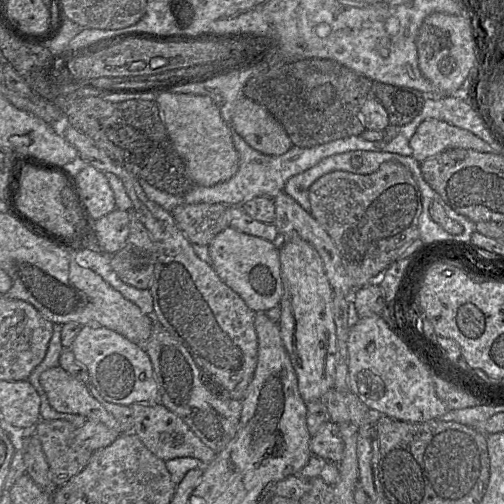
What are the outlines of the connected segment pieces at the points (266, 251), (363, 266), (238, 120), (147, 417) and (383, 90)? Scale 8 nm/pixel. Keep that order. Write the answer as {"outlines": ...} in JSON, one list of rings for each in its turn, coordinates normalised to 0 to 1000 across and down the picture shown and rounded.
{"outlines":[[[[448,450],[413,484],[417,526],[431,548],[470,581],[502,619],[526,619],[556,603],[562,565],[552,484]]],[[[766,319],[738,345],[661,339],[613,373],[617,427],[671,492],[698,554],[700,575],[748,560],[796,502],[831,472],[837,387],[815,341],[788,319]]],[[[484,188],[466,206],[458,248],[498,294],[526,308],[560,308],[581,288],[554,240]]],[[[319,800],[258,806],[264,823],[262,859],[266,859],[308,905],[327,915],[353,907],[383,907],[403,923],[417,921],[429,907],[429,897],[409,885],[347,819]]],[[[742,163],[738,188],[766,216],[772,248],[802,250],[835,222],[845,188],[802,173]]]]}

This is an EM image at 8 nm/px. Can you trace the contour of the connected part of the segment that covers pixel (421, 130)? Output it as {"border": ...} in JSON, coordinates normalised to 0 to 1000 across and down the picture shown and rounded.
{"border":[[[867,236],[839,240],[813,276],[819,313],[837,323],[875,302],[895,296],[937,296],[980,304],[976,290],[938,264]]]}

